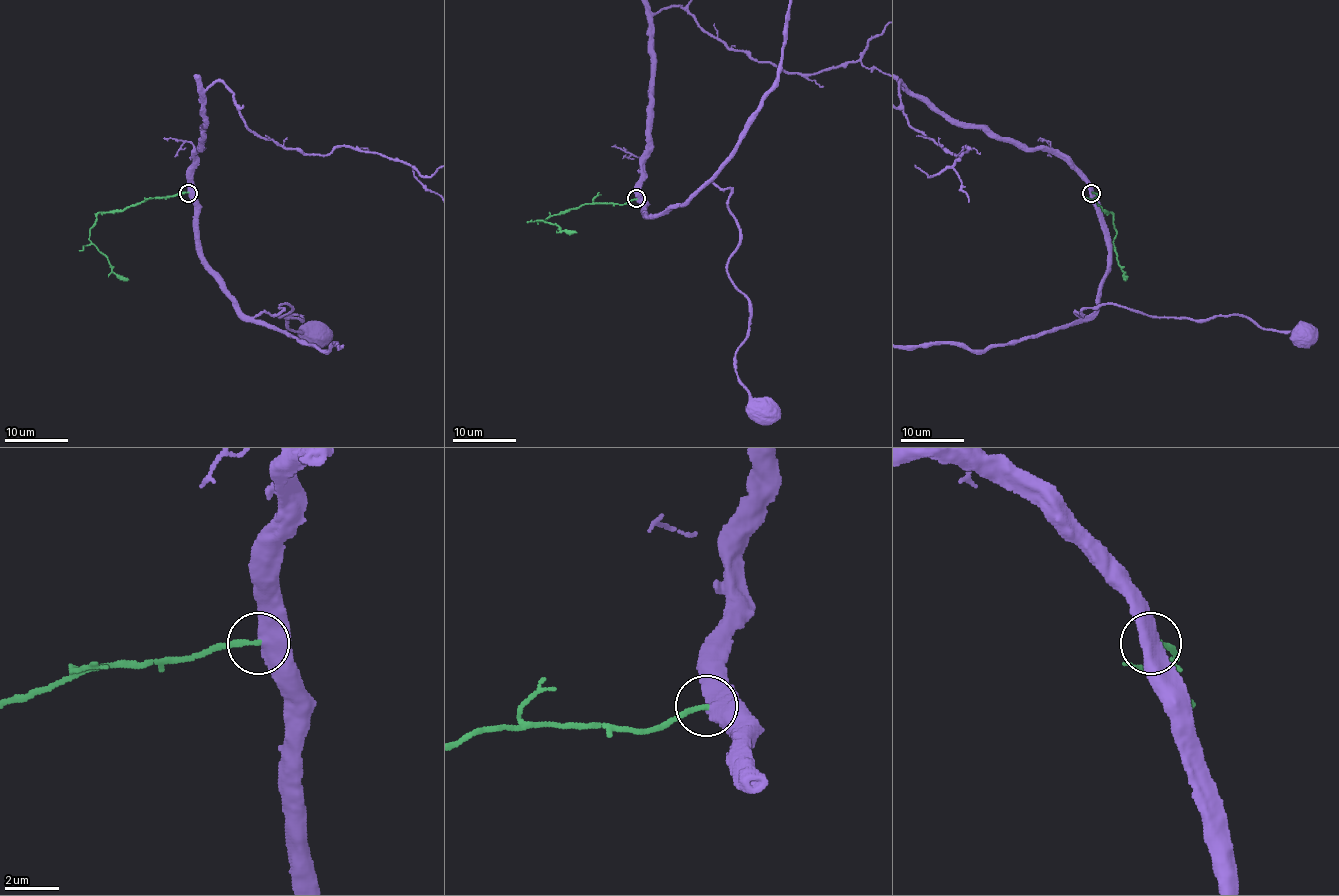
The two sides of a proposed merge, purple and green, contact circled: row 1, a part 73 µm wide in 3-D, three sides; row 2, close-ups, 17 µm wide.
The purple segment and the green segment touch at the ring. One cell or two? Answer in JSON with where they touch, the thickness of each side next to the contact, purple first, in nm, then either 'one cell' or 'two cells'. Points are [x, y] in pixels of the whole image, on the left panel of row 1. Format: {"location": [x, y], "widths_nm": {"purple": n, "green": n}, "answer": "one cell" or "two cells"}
{"location": [188, 193], "widths_nm": {"purple": 550, "green": 190}, "answer": "one cell"}

